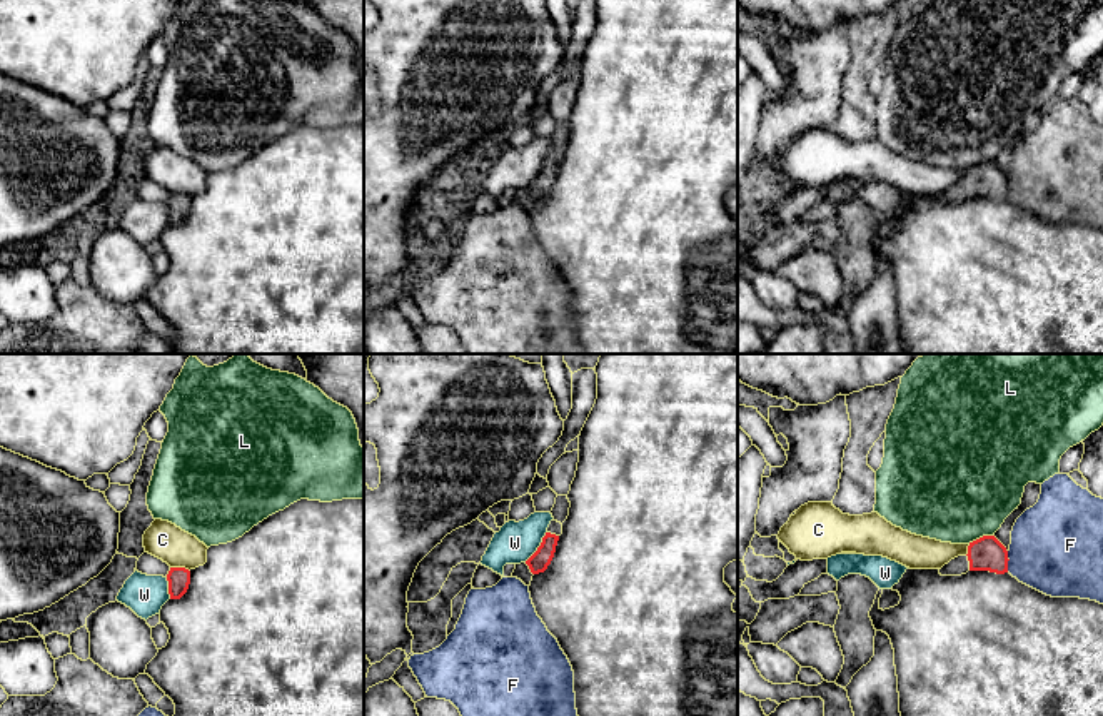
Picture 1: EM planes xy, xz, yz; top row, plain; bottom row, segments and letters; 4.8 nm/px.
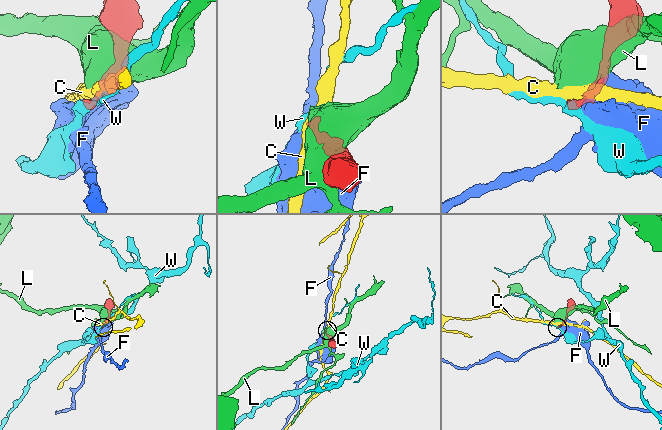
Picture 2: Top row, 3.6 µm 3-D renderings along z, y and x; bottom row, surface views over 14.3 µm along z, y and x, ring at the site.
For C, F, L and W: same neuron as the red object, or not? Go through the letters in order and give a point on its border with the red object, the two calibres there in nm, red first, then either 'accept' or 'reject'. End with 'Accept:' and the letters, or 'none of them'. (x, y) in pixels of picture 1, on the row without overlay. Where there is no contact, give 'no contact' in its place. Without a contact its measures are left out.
C: meets red in xy at (181, 194); 110 nm thick on the red side, 180 nm on the other; reject
F: meets red in yz at (1008, 186); 160 nm thick on the red side, 440 nm on the other; reject
L: meets red in yz at (980, 164); 160 nm thick on the red side, 500 nm on the other; reject
W: meets red in xz at (539, 172); 100 nm thick on the red side, 190 nm on the other; reject
Accept: none of them

